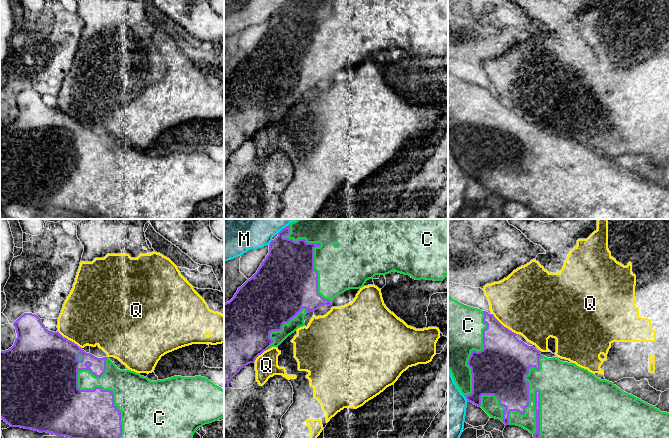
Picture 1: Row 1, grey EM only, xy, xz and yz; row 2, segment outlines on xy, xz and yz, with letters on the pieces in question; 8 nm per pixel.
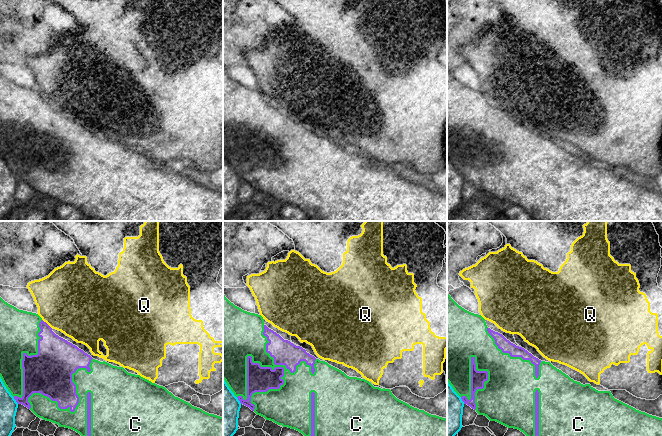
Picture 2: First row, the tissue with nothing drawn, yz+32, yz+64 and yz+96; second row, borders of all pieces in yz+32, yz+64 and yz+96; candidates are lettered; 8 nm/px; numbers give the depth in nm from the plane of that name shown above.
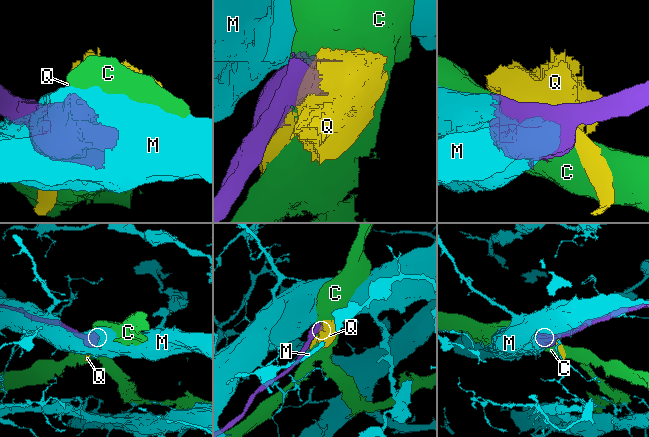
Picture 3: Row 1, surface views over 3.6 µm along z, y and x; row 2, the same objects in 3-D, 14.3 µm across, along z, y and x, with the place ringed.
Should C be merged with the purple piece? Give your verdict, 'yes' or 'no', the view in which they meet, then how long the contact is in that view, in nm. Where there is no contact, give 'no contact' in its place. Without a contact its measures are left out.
yes | xy | 700 nm

